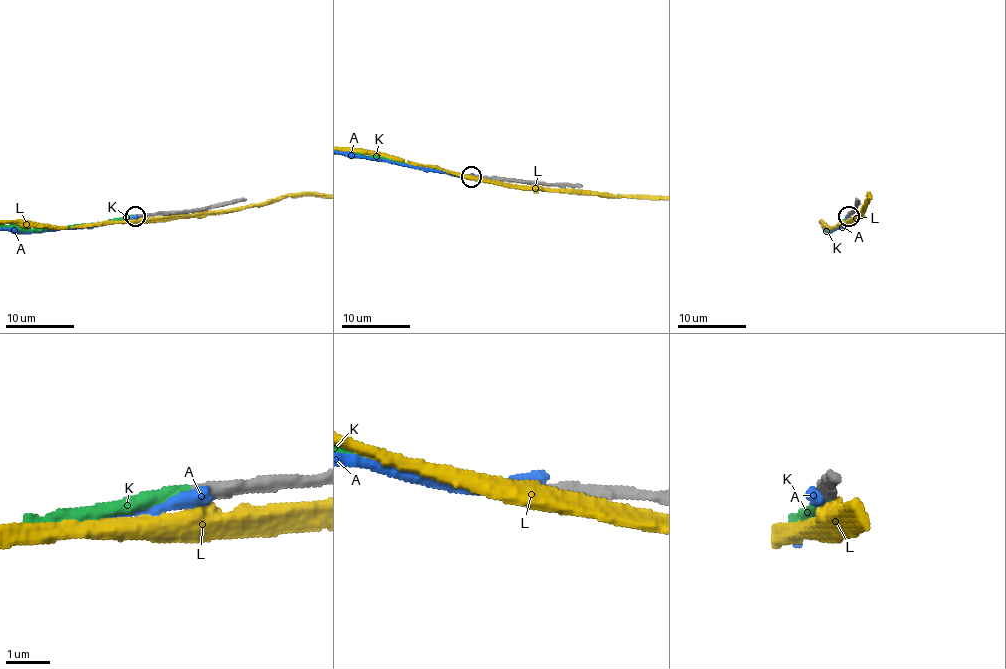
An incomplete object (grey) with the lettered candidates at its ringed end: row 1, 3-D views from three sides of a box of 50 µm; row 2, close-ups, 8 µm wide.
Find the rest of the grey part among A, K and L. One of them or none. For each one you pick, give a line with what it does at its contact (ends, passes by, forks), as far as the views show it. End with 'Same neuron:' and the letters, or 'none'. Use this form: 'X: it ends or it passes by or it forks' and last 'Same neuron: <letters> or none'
K: it ends
Same neuron: K

